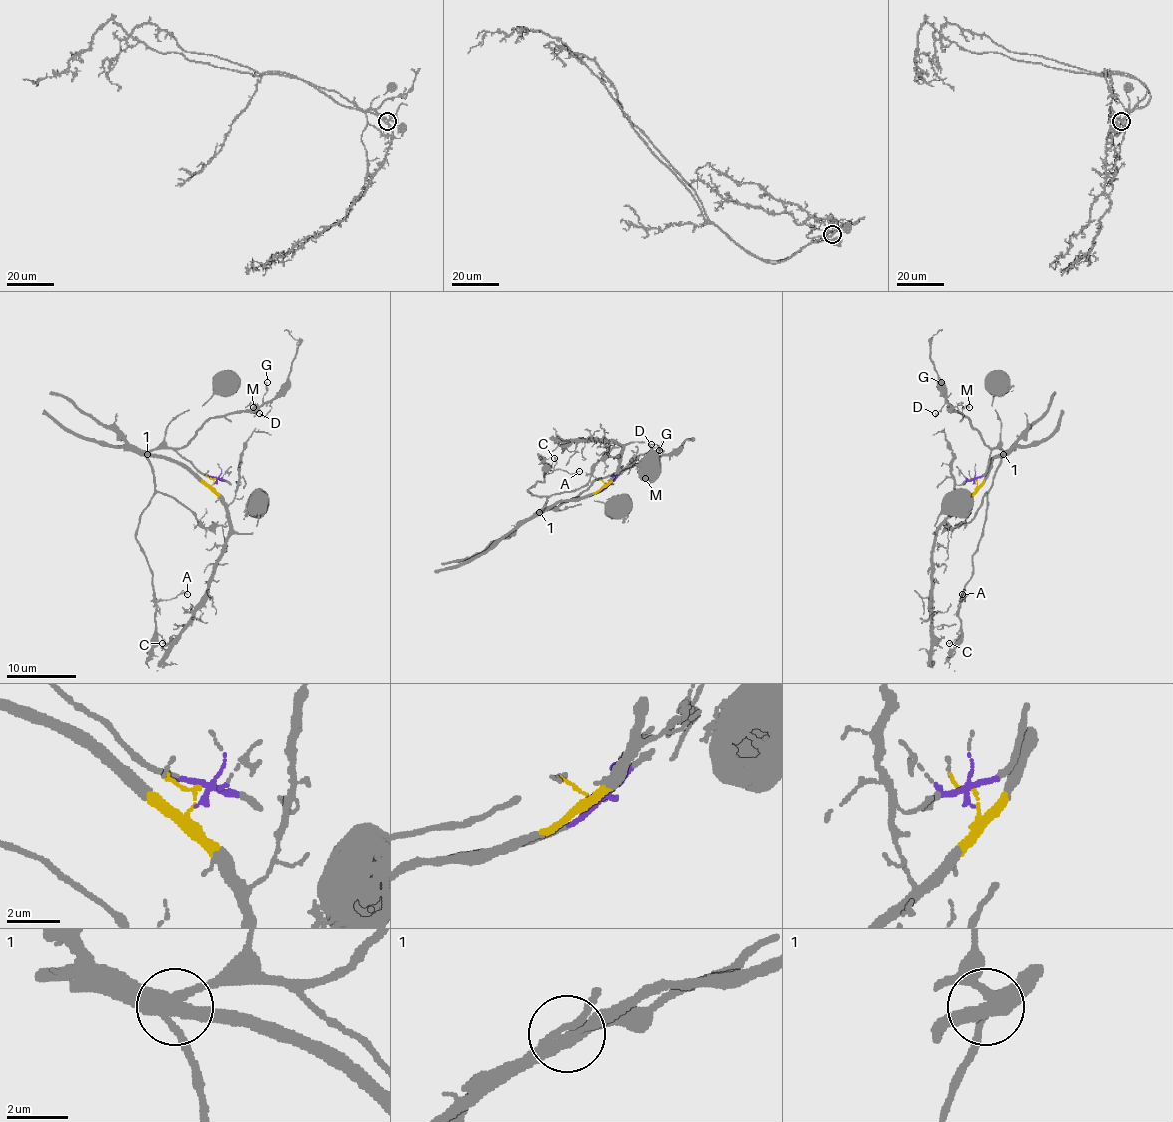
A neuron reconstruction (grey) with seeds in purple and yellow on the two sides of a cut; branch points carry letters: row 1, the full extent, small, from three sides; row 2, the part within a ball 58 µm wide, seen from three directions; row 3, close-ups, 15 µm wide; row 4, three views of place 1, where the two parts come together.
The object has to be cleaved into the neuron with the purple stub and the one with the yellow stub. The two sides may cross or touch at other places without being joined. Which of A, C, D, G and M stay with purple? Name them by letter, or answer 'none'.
A, C, D, G, M

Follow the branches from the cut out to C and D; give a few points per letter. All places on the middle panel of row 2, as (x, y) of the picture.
C: (606, 486), (538, 512), (547, 498), (527, 489), (541, 482), (548, 468), (555, 465), (553, 458)
D: (606, 486), (590, 494), (569, 499), (604, 477), (660, 456), (663, 451), (656, 444), (651, 444)

